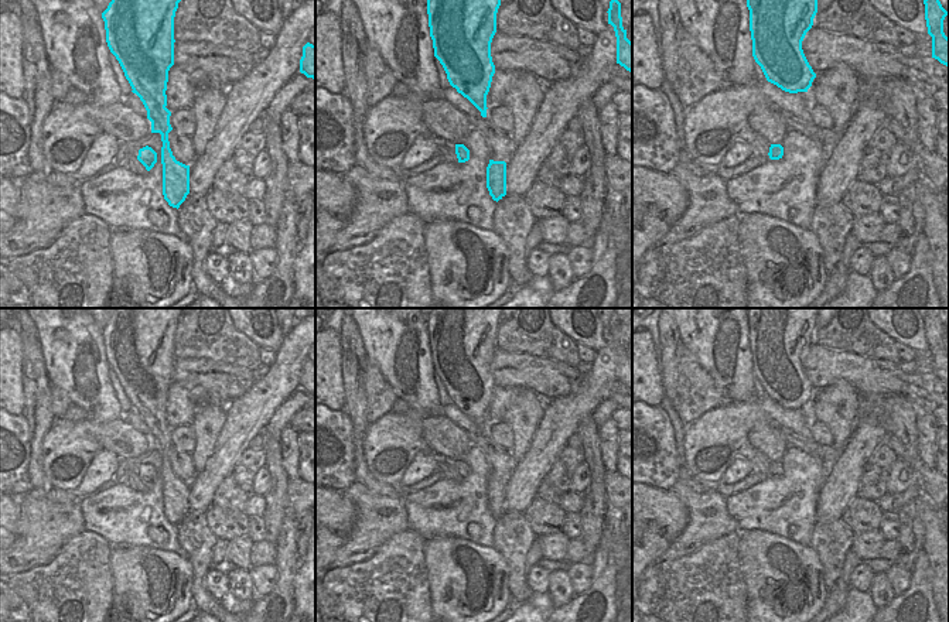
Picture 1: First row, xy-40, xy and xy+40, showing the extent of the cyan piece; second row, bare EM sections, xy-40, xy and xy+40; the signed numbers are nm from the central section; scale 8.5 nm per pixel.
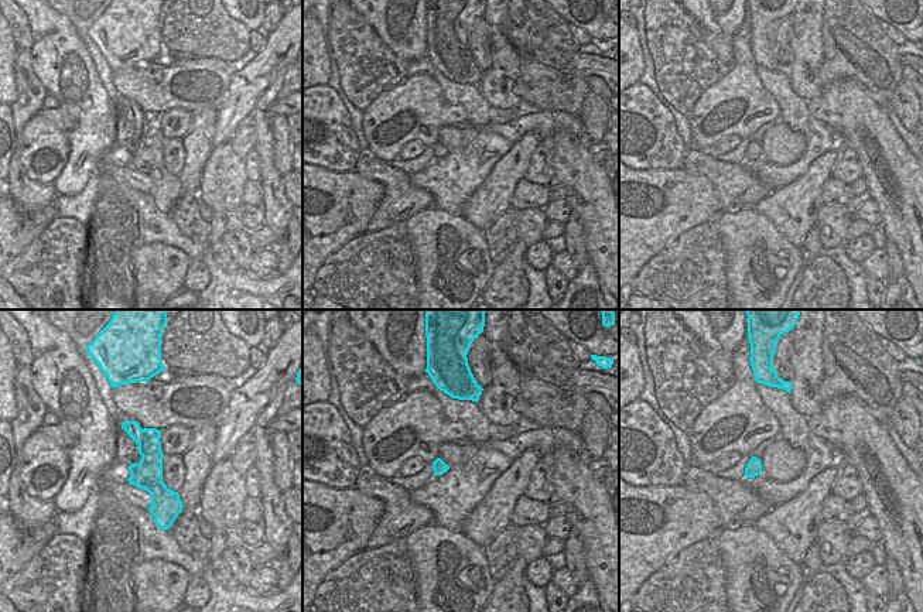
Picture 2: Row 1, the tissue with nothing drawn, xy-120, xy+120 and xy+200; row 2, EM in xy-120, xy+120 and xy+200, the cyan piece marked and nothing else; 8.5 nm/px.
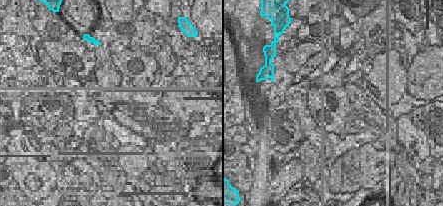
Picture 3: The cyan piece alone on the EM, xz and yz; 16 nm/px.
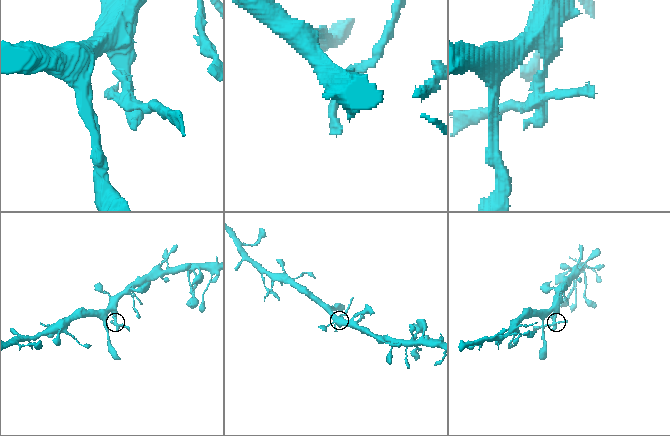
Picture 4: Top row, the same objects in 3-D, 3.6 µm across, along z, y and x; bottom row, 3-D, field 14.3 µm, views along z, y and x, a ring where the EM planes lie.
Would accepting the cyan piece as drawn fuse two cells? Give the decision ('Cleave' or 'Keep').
Cleave.

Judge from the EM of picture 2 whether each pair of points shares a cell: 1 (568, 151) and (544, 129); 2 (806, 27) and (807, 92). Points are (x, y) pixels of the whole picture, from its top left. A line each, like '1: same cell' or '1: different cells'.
1: different cells
2: same cell

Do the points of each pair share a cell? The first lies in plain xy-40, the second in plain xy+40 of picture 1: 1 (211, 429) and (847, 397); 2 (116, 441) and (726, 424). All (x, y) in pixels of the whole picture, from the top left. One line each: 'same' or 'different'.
1: same
2: different

